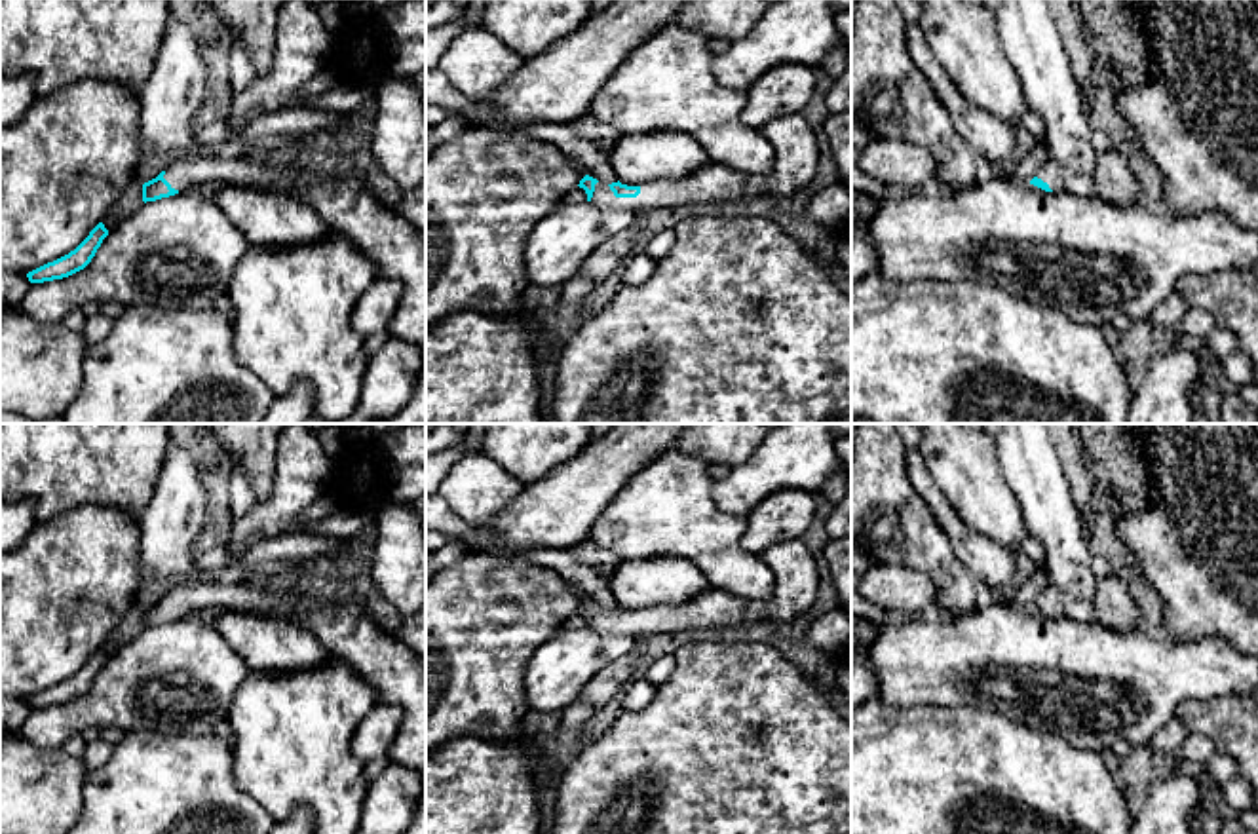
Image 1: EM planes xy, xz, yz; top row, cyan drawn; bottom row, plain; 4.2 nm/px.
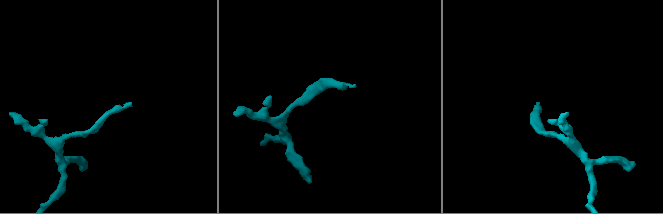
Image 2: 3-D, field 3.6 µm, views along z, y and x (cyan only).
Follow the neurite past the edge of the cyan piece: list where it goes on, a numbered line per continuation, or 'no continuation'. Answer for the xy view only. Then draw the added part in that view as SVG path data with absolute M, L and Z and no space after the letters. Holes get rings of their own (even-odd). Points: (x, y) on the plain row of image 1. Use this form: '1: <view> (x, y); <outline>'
1: xy (348, 631); M239 576L234 583L171 591L163 604L171 614L209 616L247 608L274 608L287 621L312 631L336 657L350 663L376 692L380 703L403 711L390 747L390 762L426 771L426 661L359 604L317 604L293 593L272 591Z

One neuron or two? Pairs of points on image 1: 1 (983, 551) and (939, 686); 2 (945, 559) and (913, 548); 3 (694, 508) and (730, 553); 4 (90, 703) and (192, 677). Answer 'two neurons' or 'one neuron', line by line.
1: two neurons
2: one neuron
3: one neuron
4: one neuron

